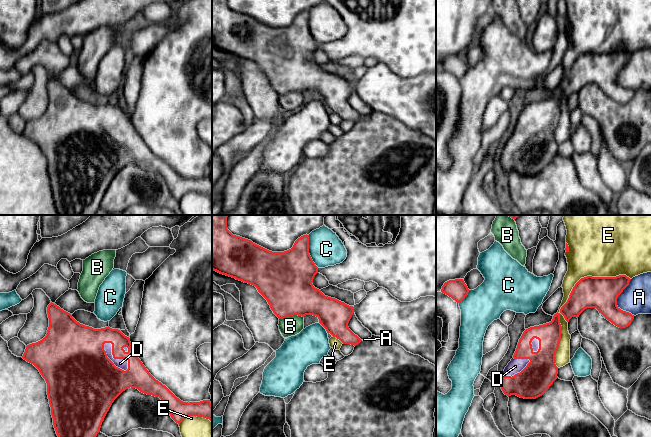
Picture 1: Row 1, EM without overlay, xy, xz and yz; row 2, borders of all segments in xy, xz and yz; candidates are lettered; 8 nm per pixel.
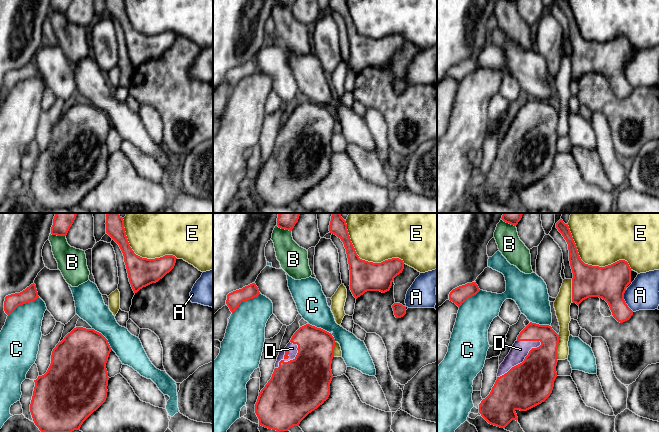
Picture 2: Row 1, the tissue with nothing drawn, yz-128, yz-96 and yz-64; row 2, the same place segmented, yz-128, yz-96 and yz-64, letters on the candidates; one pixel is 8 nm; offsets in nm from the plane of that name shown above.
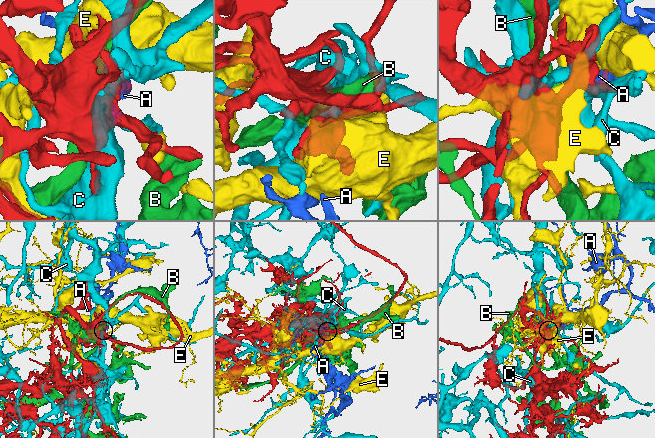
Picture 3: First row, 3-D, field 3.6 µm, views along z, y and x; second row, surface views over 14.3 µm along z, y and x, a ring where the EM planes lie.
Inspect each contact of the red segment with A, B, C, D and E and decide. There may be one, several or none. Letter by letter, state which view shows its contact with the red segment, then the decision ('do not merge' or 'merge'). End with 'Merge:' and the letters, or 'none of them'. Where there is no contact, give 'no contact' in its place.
A: meets red in yz; do not merge
B: meets red in xz; do not merge
C: meets red in xz; do not merge
D: meets red in xy; merge
E: meets red in yz; do not merge
Merge: D

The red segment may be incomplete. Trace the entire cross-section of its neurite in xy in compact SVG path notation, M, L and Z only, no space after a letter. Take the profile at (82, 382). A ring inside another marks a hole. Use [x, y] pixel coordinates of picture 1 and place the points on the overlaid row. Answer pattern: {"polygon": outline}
{"polygon": "M52 302L47 307L47 314L49 327L46 336L36 343L27 345L22 358L33 364L47 383L53 425L58 437L96 437L114 400L130 387L136 388L144 394L159 397L165 403L171 418L178 424L190 416L203 417L212 422L210 400L188 403L177 398L149 373L134 352L130 338L120 330L112 329L109 326L94 329L80 324L70 313Z"}

